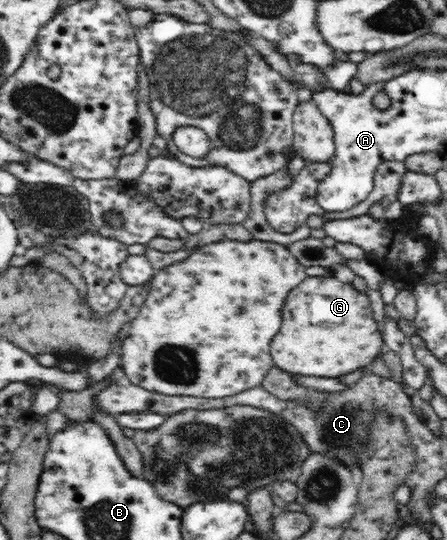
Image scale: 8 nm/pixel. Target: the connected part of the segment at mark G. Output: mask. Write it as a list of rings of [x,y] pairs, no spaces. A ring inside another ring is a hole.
[[[331,275],[308,276],[286,298],[282,328],[270,344],[276,366],[292,375],[324,378],[338,378],[362,368],[369,370],[384,342],[368,298]]]

